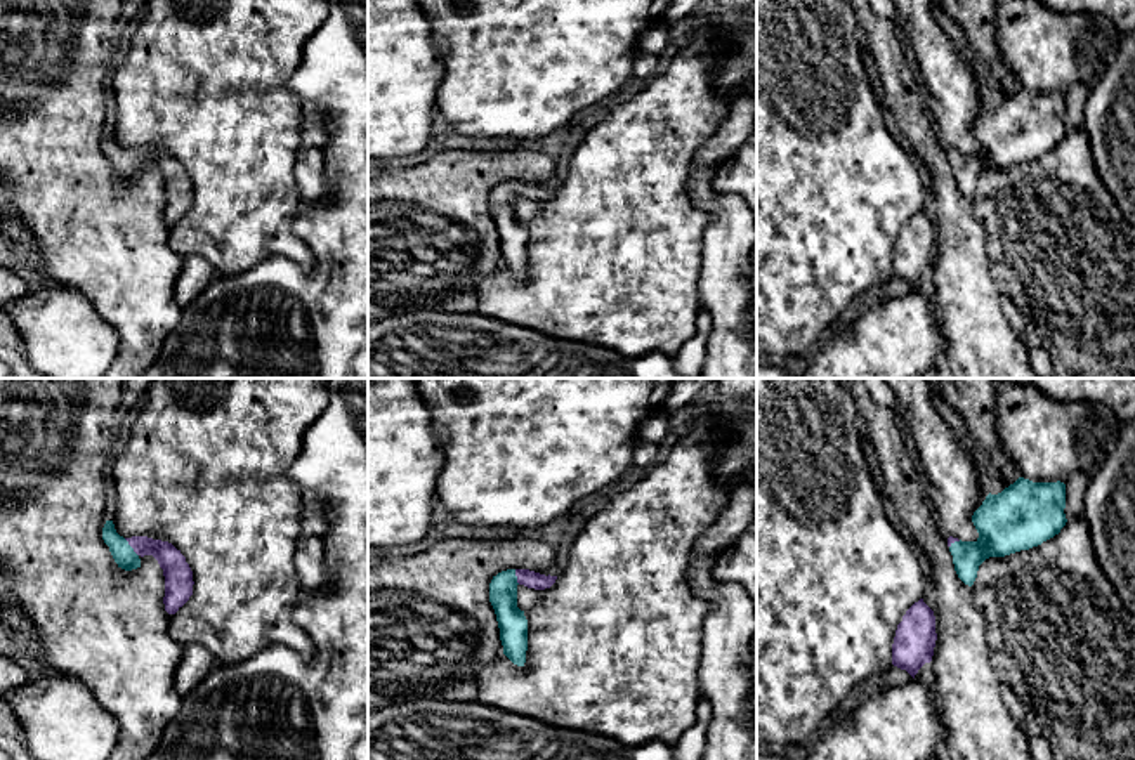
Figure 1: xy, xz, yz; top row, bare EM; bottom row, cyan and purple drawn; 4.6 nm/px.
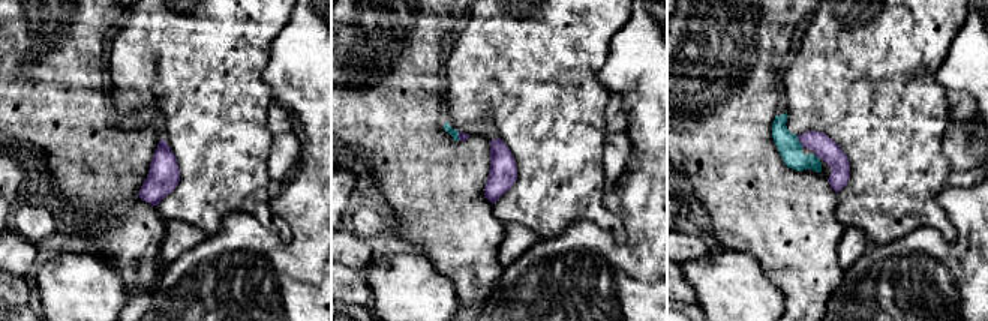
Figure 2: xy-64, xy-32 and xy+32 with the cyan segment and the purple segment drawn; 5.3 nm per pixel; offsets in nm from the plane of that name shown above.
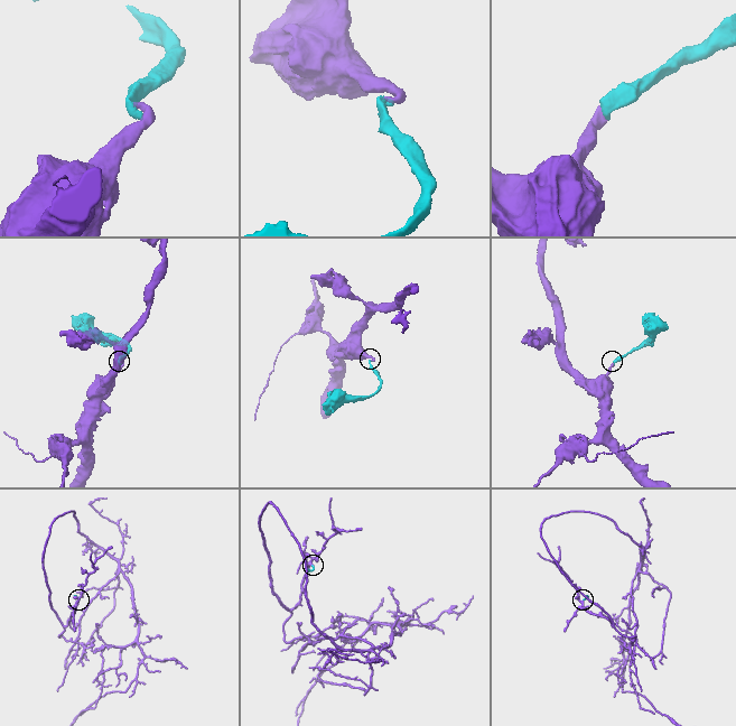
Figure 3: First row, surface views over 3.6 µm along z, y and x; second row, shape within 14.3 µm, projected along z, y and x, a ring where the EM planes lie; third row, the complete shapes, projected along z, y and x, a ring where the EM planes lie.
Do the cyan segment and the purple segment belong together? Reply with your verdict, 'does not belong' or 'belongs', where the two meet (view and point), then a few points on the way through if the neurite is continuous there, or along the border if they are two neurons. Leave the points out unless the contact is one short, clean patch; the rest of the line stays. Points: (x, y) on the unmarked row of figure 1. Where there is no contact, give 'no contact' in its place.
belongs | xy (131, 158) | across xy (125, 169), (131, 158), (155, 158), (177, 184)

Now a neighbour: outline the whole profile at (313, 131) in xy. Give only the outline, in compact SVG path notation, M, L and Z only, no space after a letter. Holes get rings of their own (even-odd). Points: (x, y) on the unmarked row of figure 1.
M305 109L300 125L300 141L304 147L325 147L328 127L323 111Z

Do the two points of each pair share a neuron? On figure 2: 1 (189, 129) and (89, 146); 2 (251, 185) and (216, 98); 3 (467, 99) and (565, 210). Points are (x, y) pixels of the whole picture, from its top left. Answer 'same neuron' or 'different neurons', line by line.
1: different neurons
2: same neuron
3: same neuron

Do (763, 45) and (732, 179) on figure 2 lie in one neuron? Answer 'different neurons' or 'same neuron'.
same neuron

